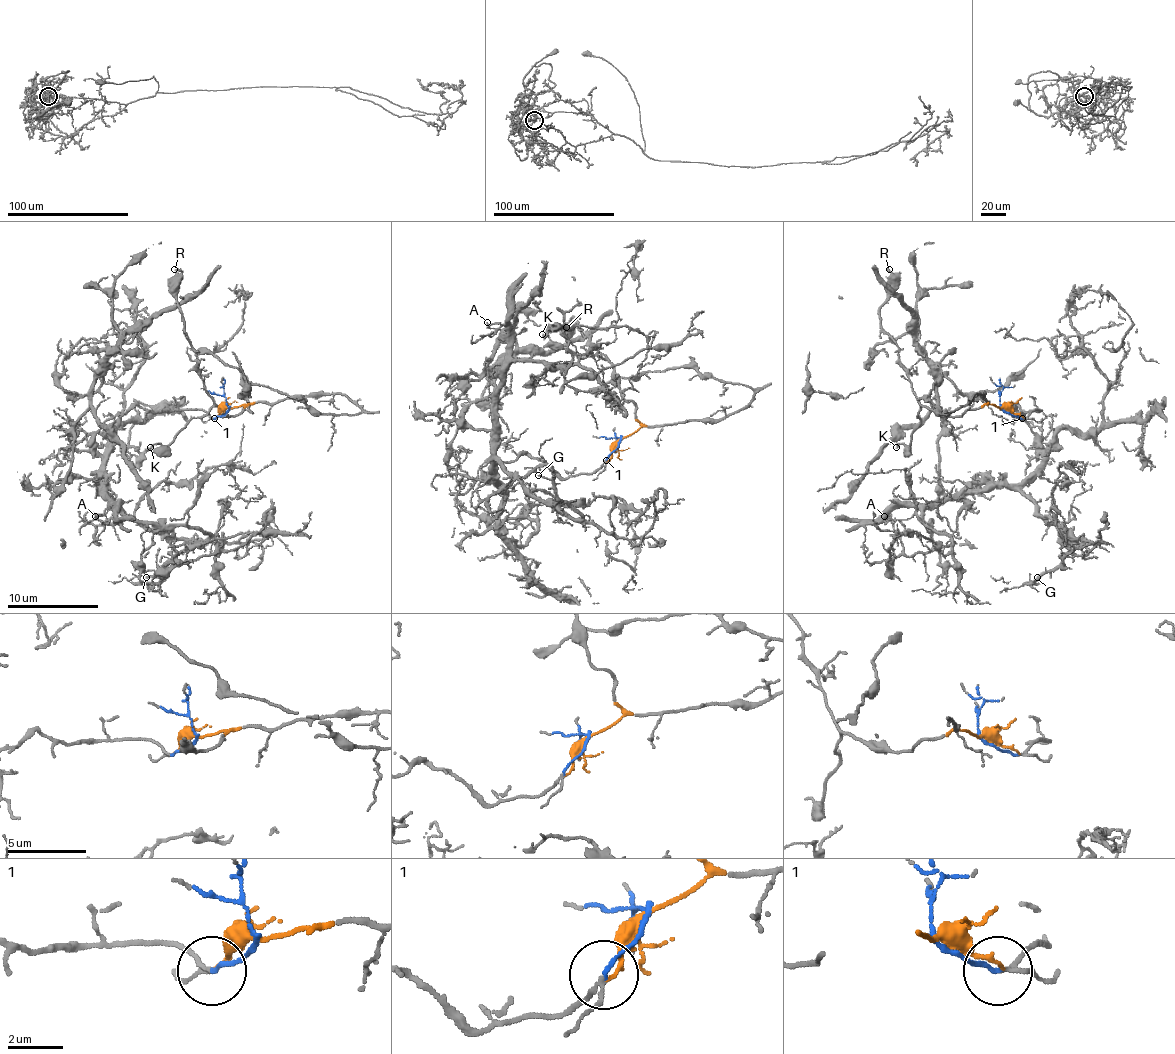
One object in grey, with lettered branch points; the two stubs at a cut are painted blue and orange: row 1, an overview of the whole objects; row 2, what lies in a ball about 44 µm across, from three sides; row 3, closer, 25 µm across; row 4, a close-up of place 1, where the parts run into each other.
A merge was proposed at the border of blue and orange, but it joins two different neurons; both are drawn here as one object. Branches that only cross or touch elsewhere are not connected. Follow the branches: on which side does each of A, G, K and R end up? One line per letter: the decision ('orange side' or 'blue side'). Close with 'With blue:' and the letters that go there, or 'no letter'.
A: blue side
G: blue side
K: orange side
R: orange side
With blue: A, G

